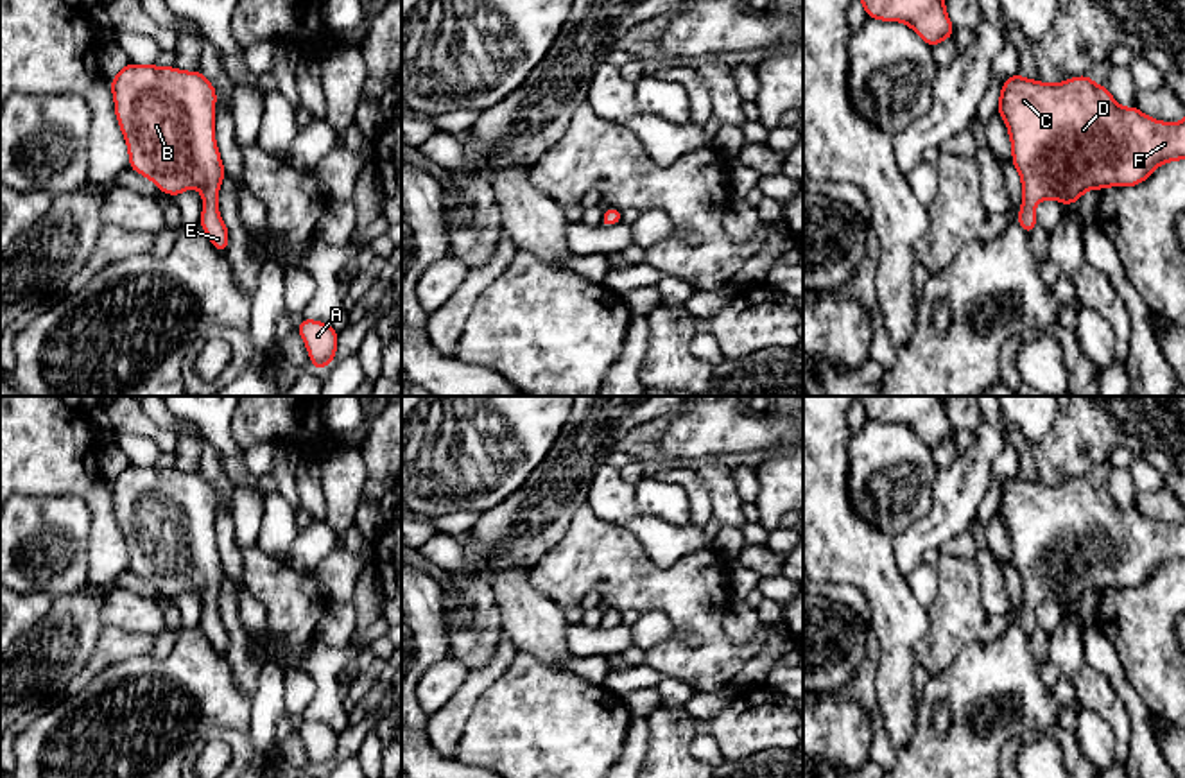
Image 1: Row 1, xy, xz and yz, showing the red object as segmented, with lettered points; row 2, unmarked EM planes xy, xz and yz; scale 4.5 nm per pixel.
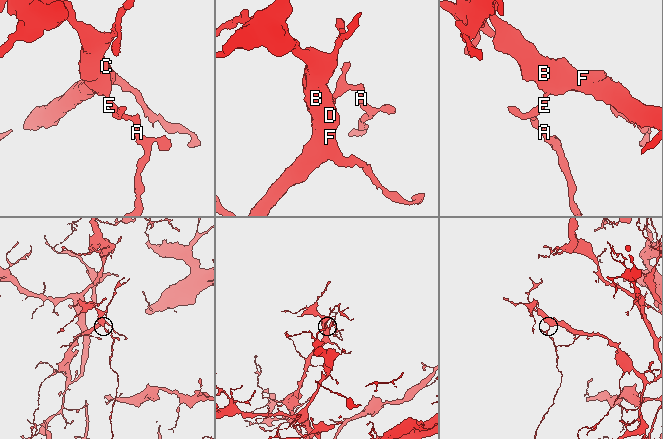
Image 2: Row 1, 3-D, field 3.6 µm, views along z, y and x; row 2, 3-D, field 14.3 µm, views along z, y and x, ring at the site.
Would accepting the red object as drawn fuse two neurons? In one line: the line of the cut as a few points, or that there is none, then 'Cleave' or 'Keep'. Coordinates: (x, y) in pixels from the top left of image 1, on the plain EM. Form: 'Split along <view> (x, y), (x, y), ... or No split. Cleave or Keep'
No split. Keep

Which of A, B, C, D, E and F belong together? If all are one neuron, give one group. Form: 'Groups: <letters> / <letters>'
Groups: A B C D E F

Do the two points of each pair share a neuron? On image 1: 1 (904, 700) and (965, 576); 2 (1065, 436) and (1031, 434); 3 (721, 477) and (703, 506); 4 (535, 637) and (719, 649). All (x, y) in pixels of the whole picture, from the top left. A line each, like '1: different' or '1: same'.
1: different
2: different
3: different
4: different

